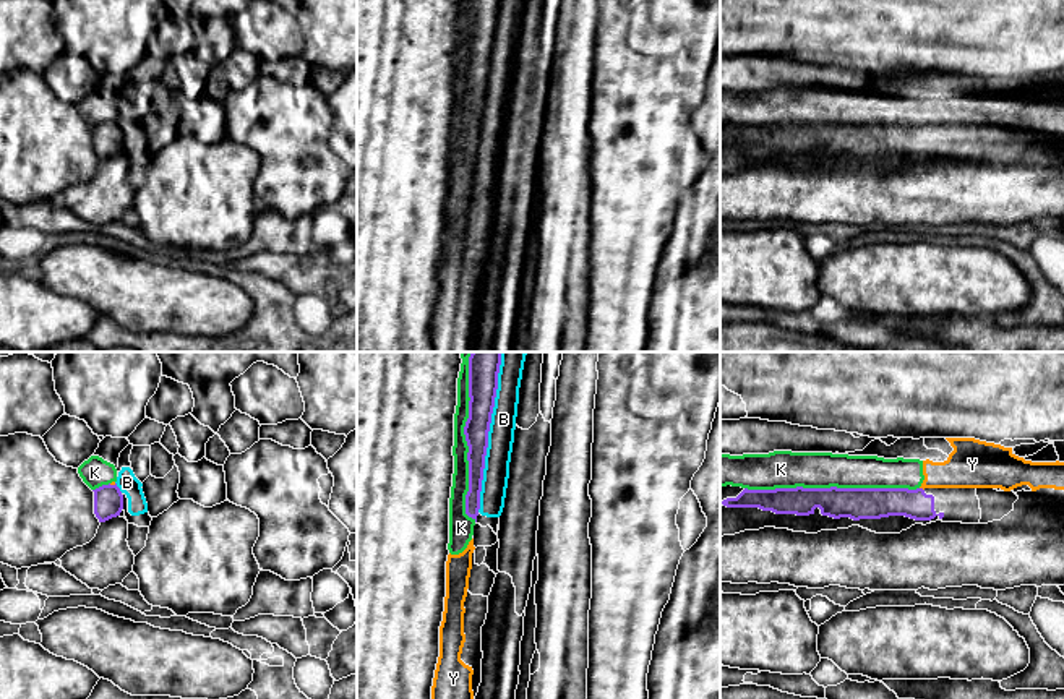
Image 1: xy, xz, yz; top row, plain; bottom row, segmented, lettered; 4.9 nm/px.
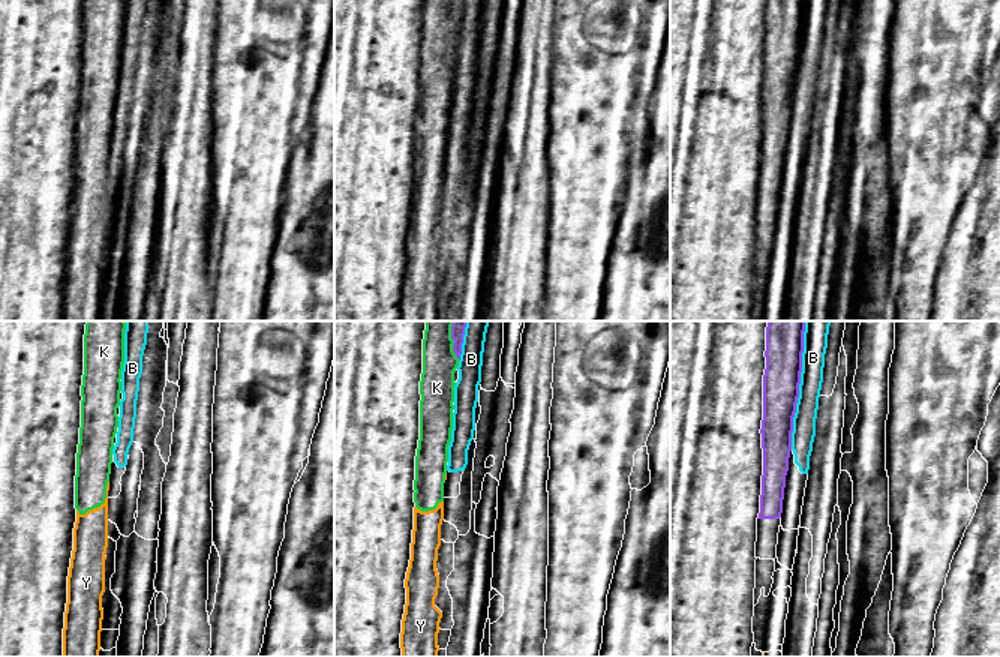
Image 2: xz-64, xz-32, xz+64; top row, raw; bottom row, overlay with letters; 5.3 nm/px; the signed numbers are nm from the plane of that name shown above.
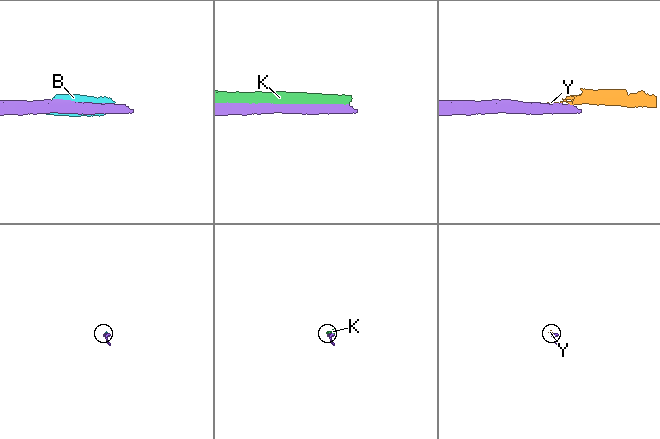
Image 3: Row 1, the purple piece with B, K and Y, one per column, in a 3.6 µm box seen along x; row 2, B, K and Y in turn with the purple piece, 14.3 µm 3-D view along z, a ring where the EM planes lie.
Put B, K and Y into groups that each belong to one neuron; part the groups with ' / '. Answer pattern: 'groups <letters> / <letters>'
groups B Y / K

